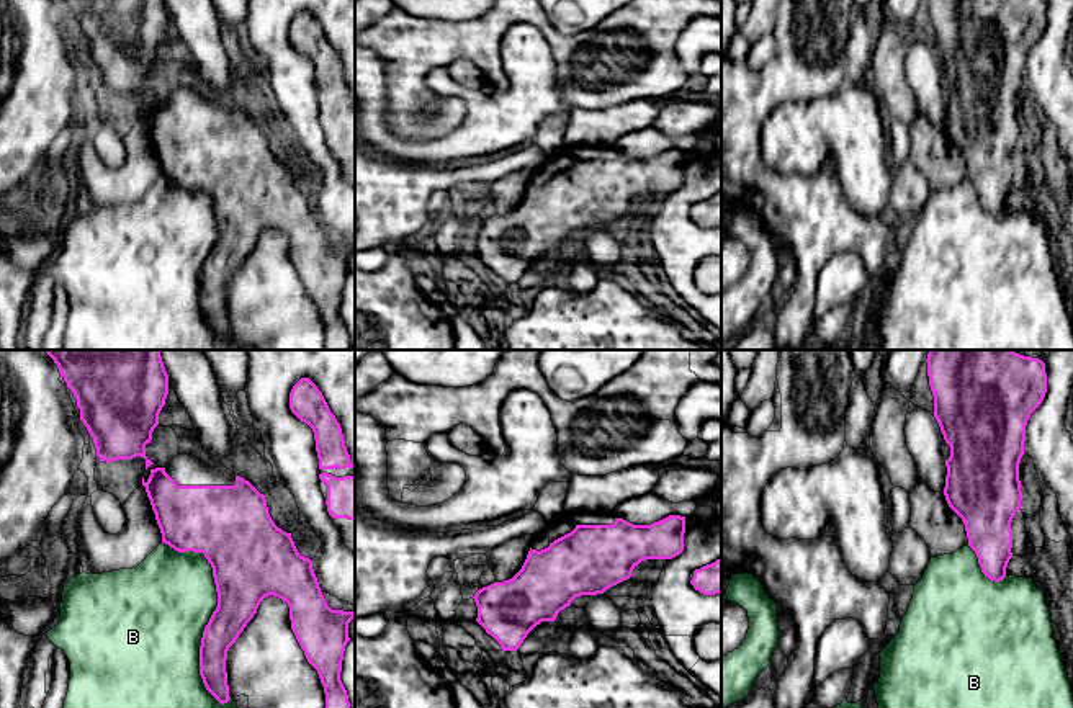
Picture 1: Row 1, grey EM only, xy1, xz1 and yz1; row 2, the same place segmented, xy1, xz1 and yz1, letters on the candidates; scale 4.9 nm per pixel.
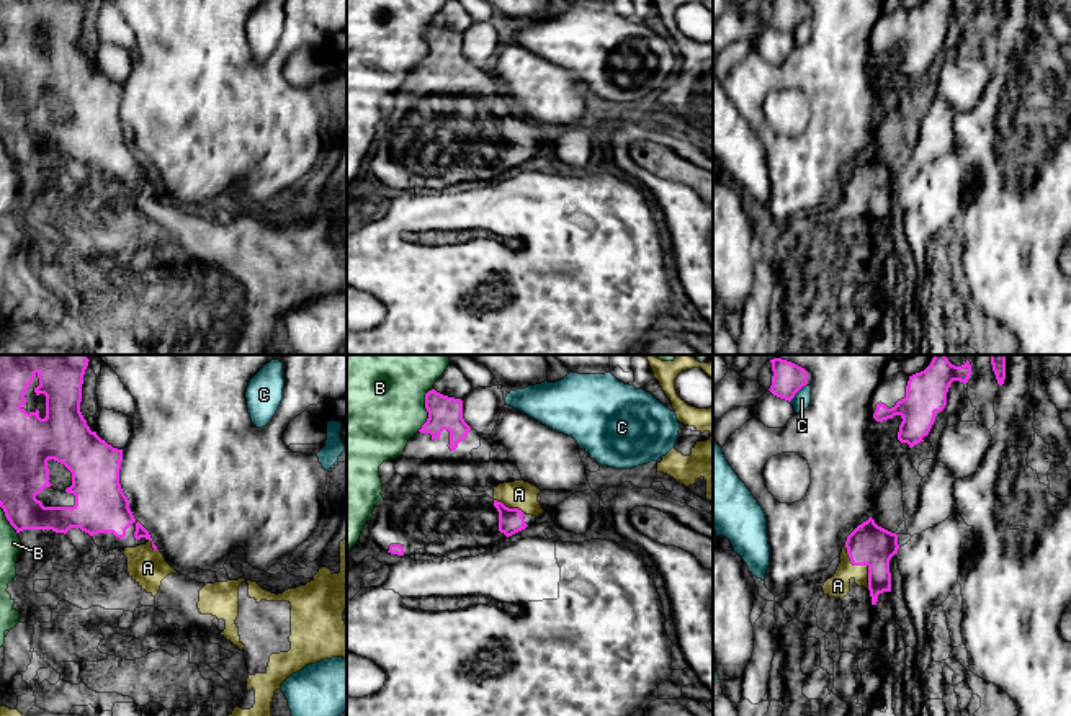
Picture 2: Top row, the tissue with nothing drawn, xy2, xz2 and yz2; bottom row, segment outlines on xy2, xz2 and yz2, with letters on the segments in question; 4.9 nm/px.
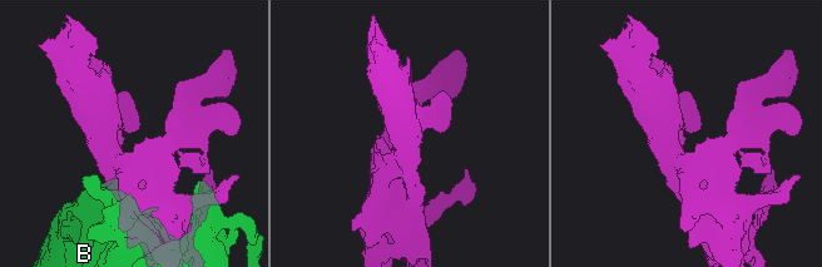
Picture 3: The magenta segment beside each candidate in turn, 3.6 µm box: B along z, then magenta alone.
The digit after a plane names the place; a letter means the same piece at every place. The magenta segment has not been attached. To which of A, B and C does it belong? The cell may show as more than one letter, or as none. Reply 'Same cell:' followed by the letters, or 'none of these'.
Same cell: A

